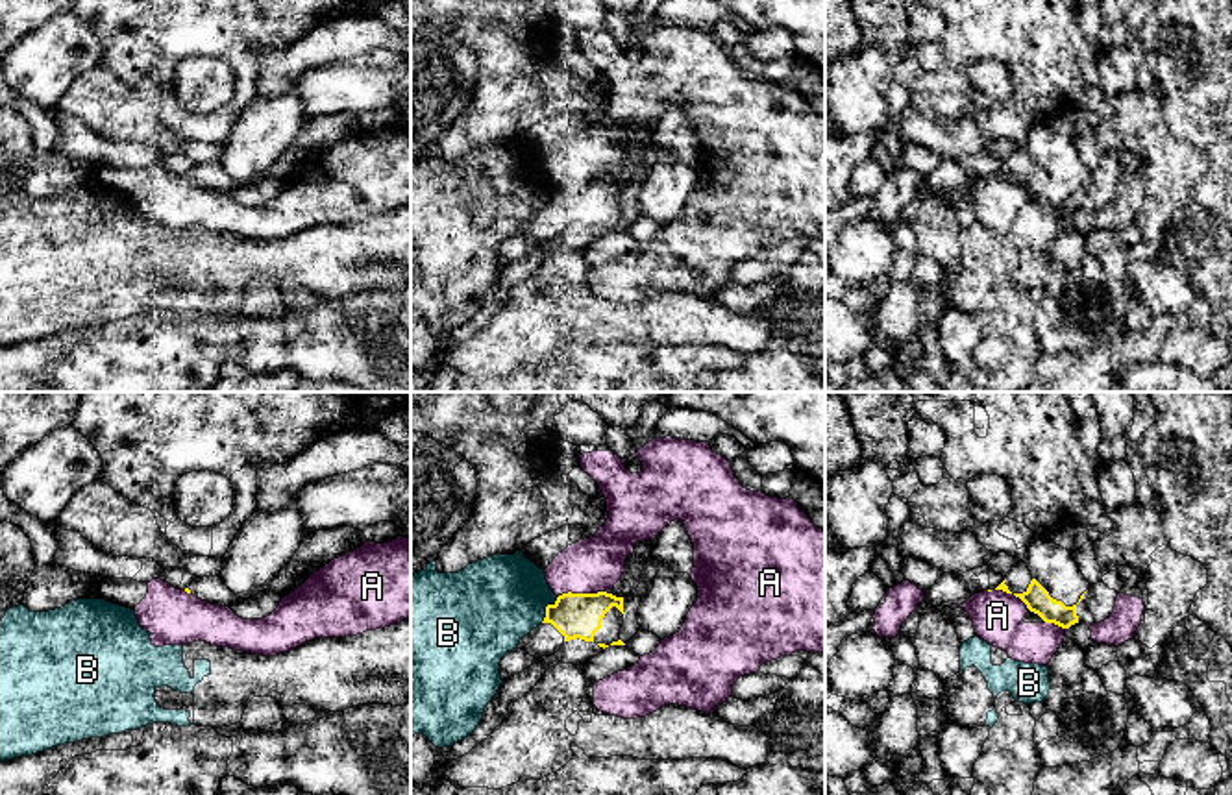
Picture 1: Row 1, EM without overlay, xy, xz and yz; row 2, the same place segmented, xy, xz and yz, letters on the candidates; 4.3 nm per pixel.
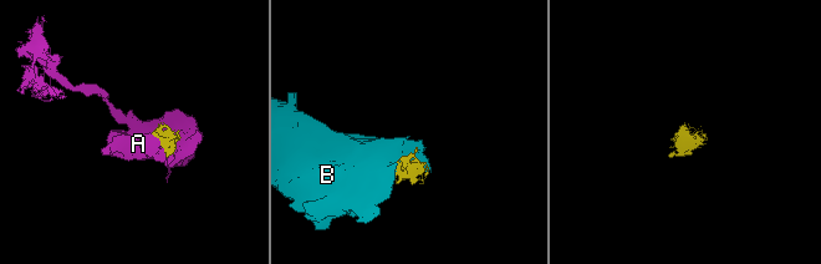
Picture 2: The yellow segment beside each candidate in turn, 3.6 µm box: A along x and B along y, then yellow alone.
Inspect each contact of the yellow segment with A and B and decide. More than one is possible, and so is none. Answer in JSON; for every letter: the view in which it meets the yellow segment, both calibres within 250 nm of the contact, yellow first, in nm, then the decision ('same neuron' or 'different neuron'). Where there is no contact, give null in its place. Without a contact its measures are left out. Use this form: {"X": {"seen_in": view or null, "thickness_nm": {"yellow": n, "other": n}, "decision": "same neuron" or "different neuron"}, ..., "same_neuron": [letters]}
{"A": {"seen_in": "xz", "thickness_nm": {"yellow": 190, "other": 240}, "decision": "different neuron"}, "B": {"seen_in": "xz", "thickness_nm": {"yellow": 190, "other": 400}, "decision": "different neuron"}, "same_neuron": []}

